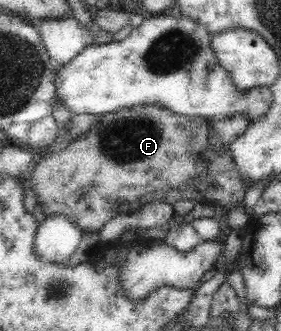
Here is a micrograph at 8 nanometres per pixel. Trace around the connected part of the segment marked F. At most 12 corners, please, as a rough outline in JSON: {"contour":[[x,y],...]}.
{"contour":[[102,114],[25,181],[98,232],[149,204],[242,203],[204,118]]}

